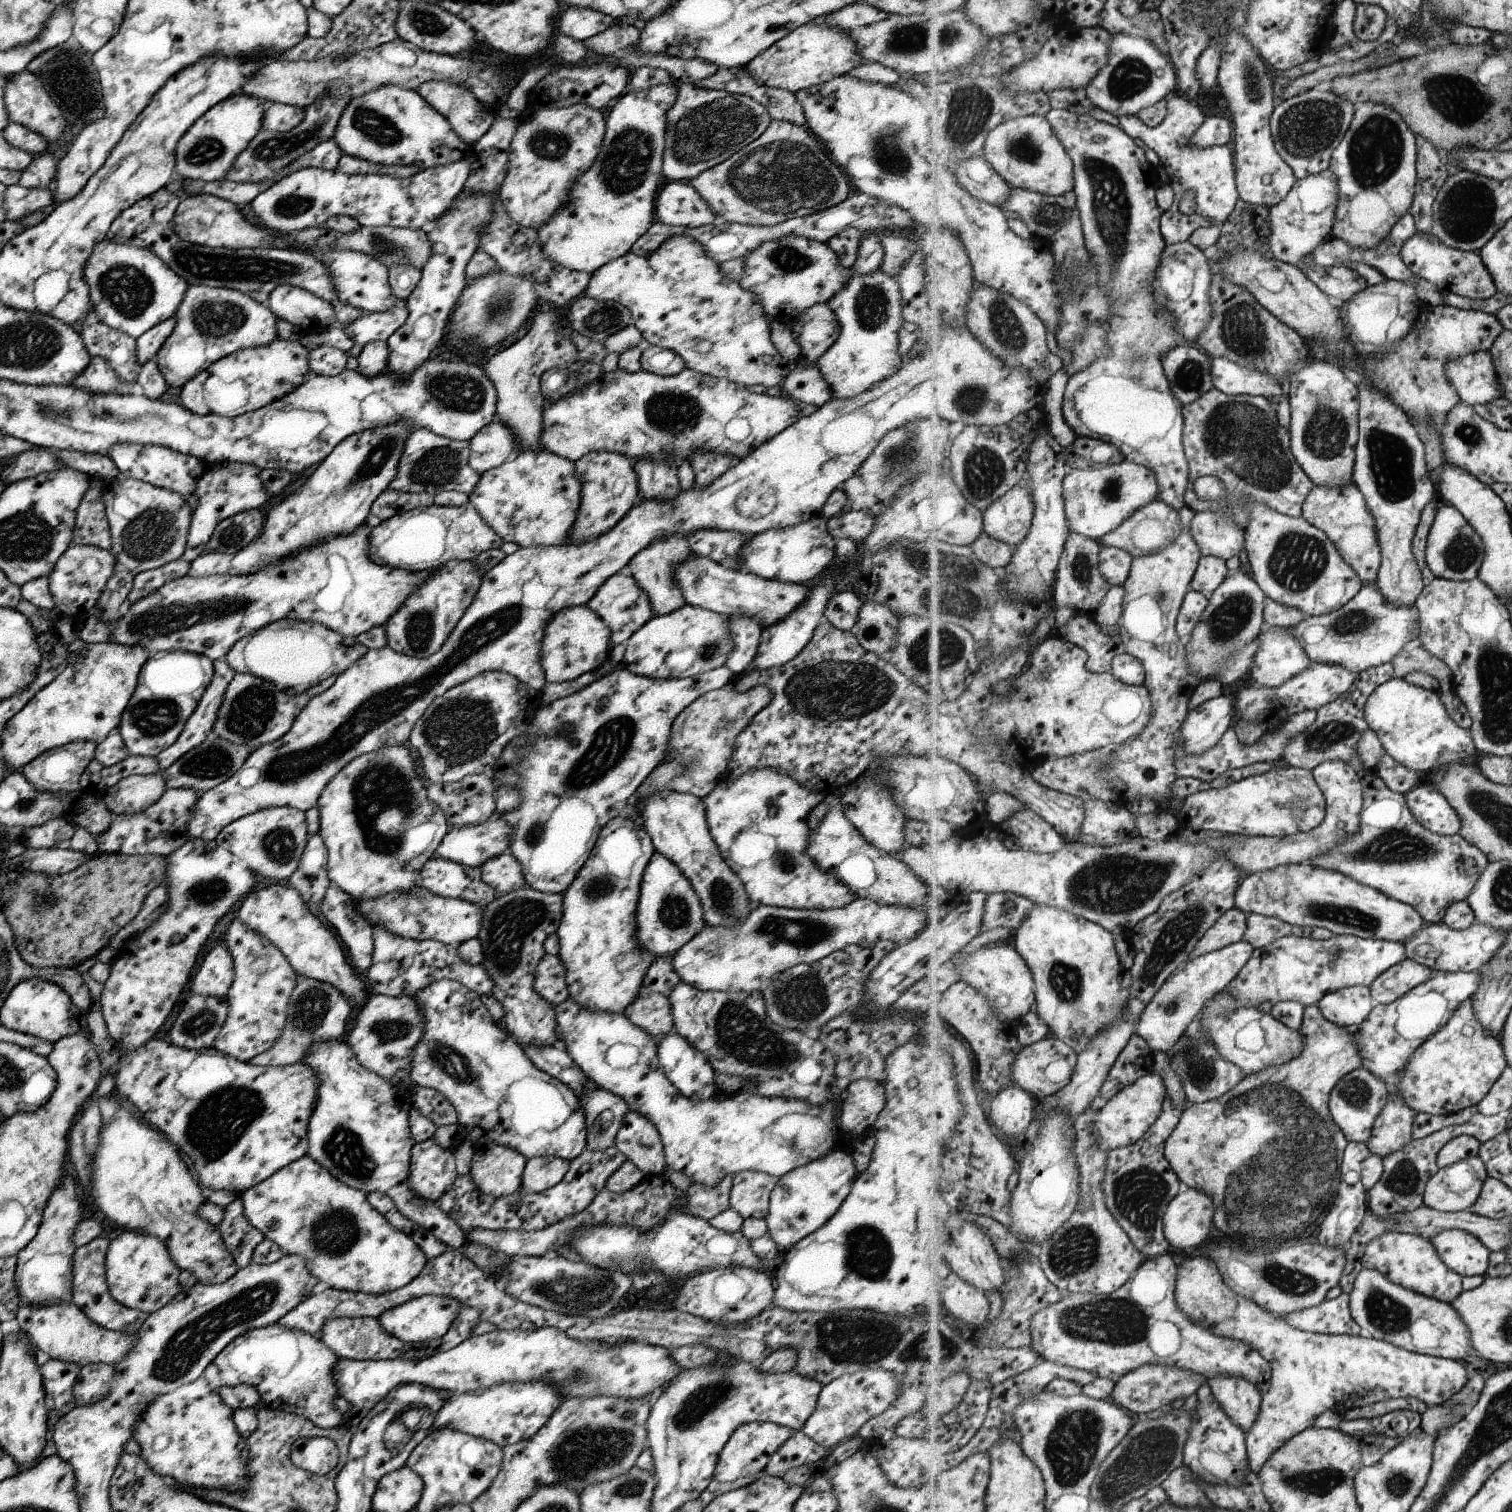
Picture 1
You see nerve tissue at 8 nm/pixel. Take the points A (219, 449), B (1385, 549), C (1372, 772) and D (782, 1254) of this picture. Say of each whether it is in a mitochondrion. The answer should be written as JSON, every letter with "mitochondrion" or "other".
{"A":"other","B":"other","C":"other","D":"other"}

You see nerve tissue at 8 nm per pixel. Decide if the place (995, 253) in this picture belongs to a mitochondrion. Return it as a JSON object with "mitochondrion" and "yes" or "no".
{"mitochondrion":"no"}

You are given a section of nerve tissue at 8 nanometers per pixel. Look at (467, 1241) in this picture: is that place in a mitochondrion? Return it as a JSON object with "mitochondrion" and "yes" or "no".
{"mitochondrion":"no"}

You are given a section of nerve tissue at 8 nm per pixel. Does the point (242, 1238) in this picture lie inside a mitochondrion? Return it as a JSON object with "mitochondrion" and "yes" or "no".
{"mitochondrion":"no"}

